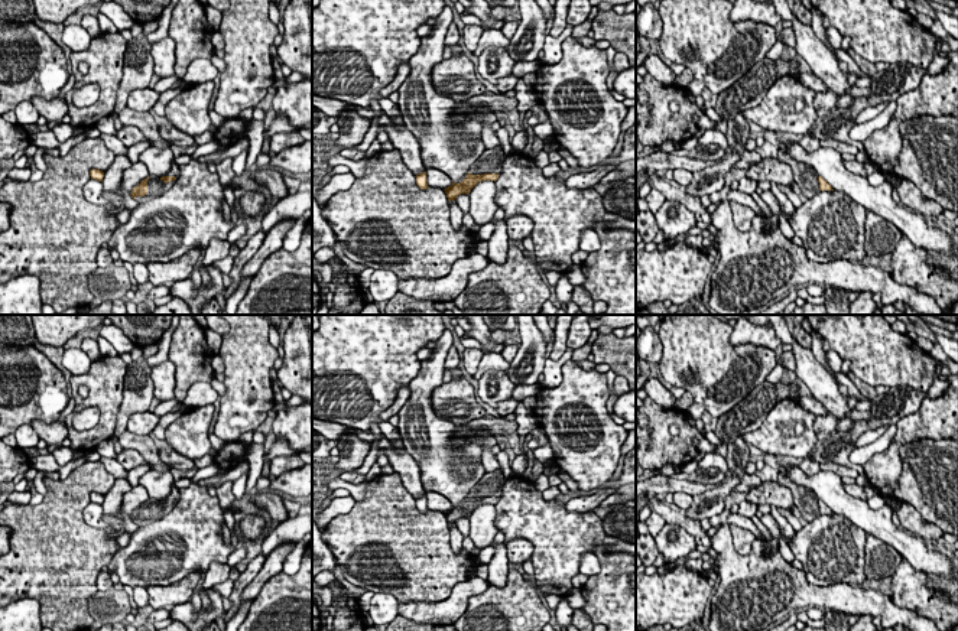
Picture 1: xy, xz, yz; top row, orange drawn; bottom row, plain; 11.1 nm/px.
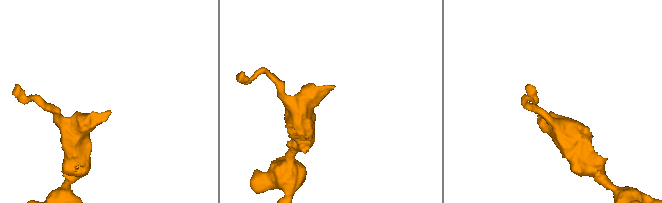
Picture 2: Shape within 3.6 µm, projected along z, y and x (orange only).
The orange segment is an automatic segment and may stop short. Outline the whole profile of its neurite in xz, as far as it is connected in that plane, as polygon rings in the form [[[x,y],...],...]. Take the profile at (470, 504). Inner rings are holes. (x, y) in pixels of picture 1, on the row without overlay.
[[[503,469],[486,472],[483,478],[471,488],[465,502],[459,507],[452,505],[445,514],[448,524],[455,524],[461,517],[470,517],[470,514],[483,504],[497,504],[501,497],[501,487],[506,478]]]

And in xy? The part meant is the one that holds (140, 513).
[[[173,485],[171,494],[165,500],[157,501],[157,500],[149,498],[137,510],[133,511],[130,518],[133,523],[136,523],[137,520],[142,520],[144,524],[157,521],[173,510],[179,497],[181,497],[179,488]]]

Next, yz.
[[[779,472],[777,482],[790,489],[793,505],[808,523],[814,521],[821,514],[834,514],[832,510],[821,501],[812,489],[795,484],[787,478],[786,472]]]

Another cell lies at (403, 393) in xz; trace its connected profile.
[[[409,384],[402,386],[397,390],[397,396],[393,404],[380,413],[380,422],[389,422],[390,417],[396,416],[400,412],[400,409],[405,406],[405,403],[409,400],[409,396],[410,396]]]

